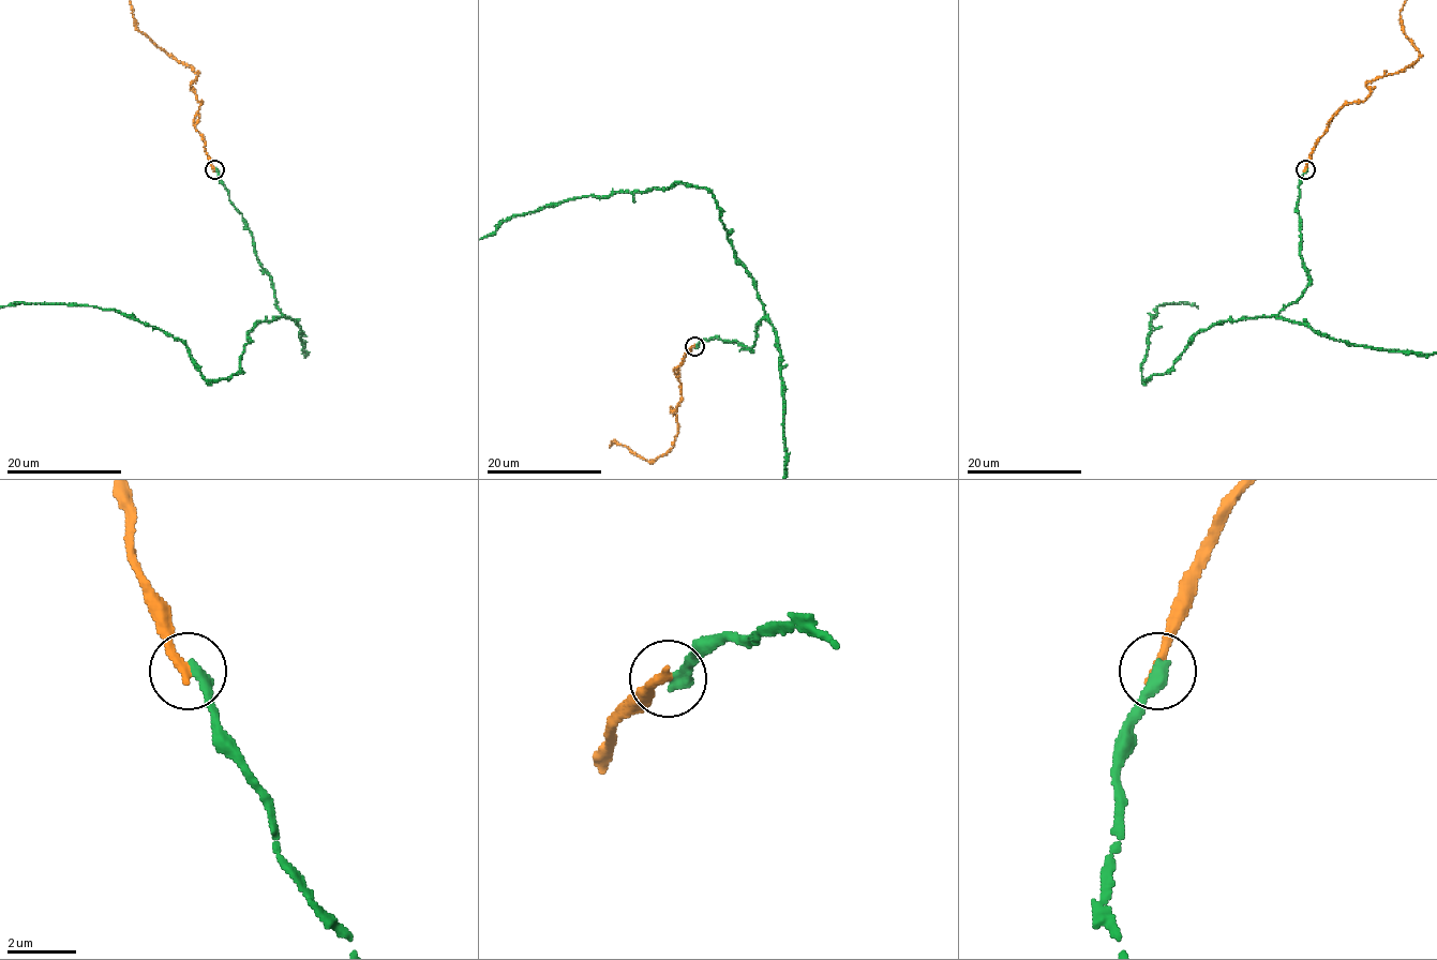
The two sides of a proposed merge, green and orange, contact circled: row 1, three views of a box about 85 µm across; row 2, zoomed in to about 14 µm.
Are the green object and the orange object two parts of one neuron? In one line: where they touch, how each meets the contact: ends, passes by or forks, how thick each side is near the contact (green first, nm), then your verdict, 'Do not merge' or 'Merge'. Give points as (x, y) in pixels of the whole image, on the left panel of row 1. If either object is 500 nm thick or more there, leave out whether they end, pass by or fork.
Place: (214, 169). At the ring green ends. At the ring orange ends. Thickness 360 nm (green) against 280 nm. Do not merge

